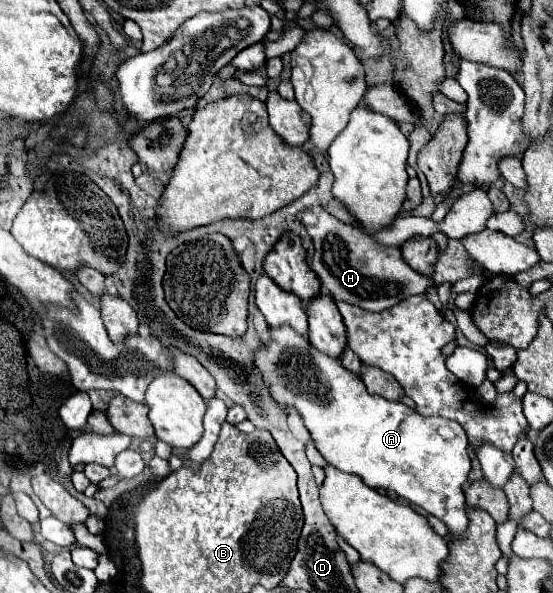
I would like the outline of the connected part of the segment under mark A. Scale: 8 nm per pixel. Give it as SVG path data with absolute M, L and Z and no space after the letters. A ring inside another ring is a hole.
M269 327L269 337L271 339L255 351L257 369L261 371L265 385L269 385L273 401L279 403L285 413L295 409L301 415L317 451L325 457L325 461L339 471L359 475L363 483L373 489L393 491L409 503L423 507L429 515L441 519L449 527L451 535L461 537L469 523L463 495L463 483L467 481L471 469L465 429L457 421L445 417L423 417L403 403L393 403L367 393L361 375L345 369L339 359L317 351L307 337L297 335L293 327Z

